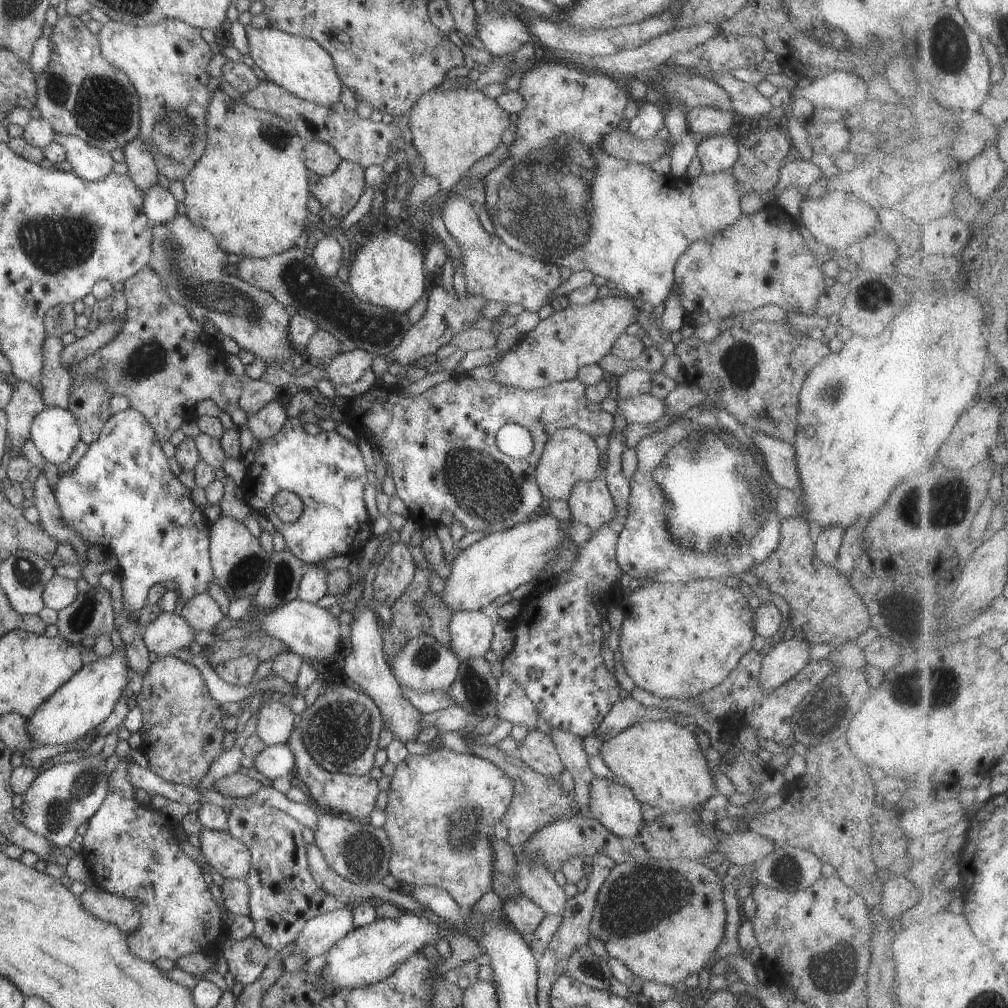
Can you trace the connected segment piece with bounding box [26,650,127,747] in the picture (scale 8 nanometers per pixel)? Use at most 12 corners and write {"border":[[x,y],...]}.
{"border":[[113,650],[82,665],[26,718],[35,747],[74,743],[125,688]]}

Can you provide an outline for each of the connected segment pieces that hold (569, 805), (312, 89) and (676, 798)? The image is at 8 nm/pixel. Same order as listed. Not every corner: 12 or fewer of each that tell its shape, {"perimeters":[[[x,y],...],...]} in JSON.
{"perimeters":[[[468,738],[471,755],[512,780],[501,822],[519,848],[579,810],[559,779],[532,771],[516,754]],[[249,24],[268,81],[316,105],[355,108],[319,43]],[[670,719],[603,741],[640,804],[677,813],[716,794],[695,735]]]}

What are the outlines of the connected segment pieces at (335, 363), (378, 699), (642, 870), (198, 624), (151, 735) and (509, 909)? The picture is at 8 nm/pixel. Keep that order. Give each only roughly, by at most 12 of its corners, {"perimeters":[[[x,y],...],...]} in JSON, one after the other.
{"perimeters":[[[363,349],[339,352],[326,362],[329,380],[351,384],[369,370]],[[362,599],[348,605],[343,672],[405,744],[421,713],[400,694],[381,626]],[[692,859],[602,880],[590,935],[641,981],[711,961],[726,878]],[[210,595],[186,600],[181,617],[194,630],[211,630],[224,616]],[[172,655],[144,670],[139,750],[196,787],[224,750],[228,715]],[[522,894],[501,900],[502,914],[521,935],[545,916]]]}

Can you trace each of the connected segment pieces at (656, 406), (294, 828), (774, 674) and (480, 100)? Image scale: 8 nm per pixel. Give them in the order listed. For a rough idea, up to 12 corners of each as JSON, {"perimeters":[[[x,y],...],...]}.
{"perimeters":[[[651,395],[616,399],[627,424],[645,426],[665,412]],[[229,807],[250,852],[252,934],[274,953],[337,909],[309,872],[300,822]],[[806,639],[779,641],[762,658],[760,689],[771,693],[809,662]],[[480,90],[424,92],[407,128],[439,182],[428,223],[455,269],[461,250],[442,203],[493,152],[509,114]]]}

